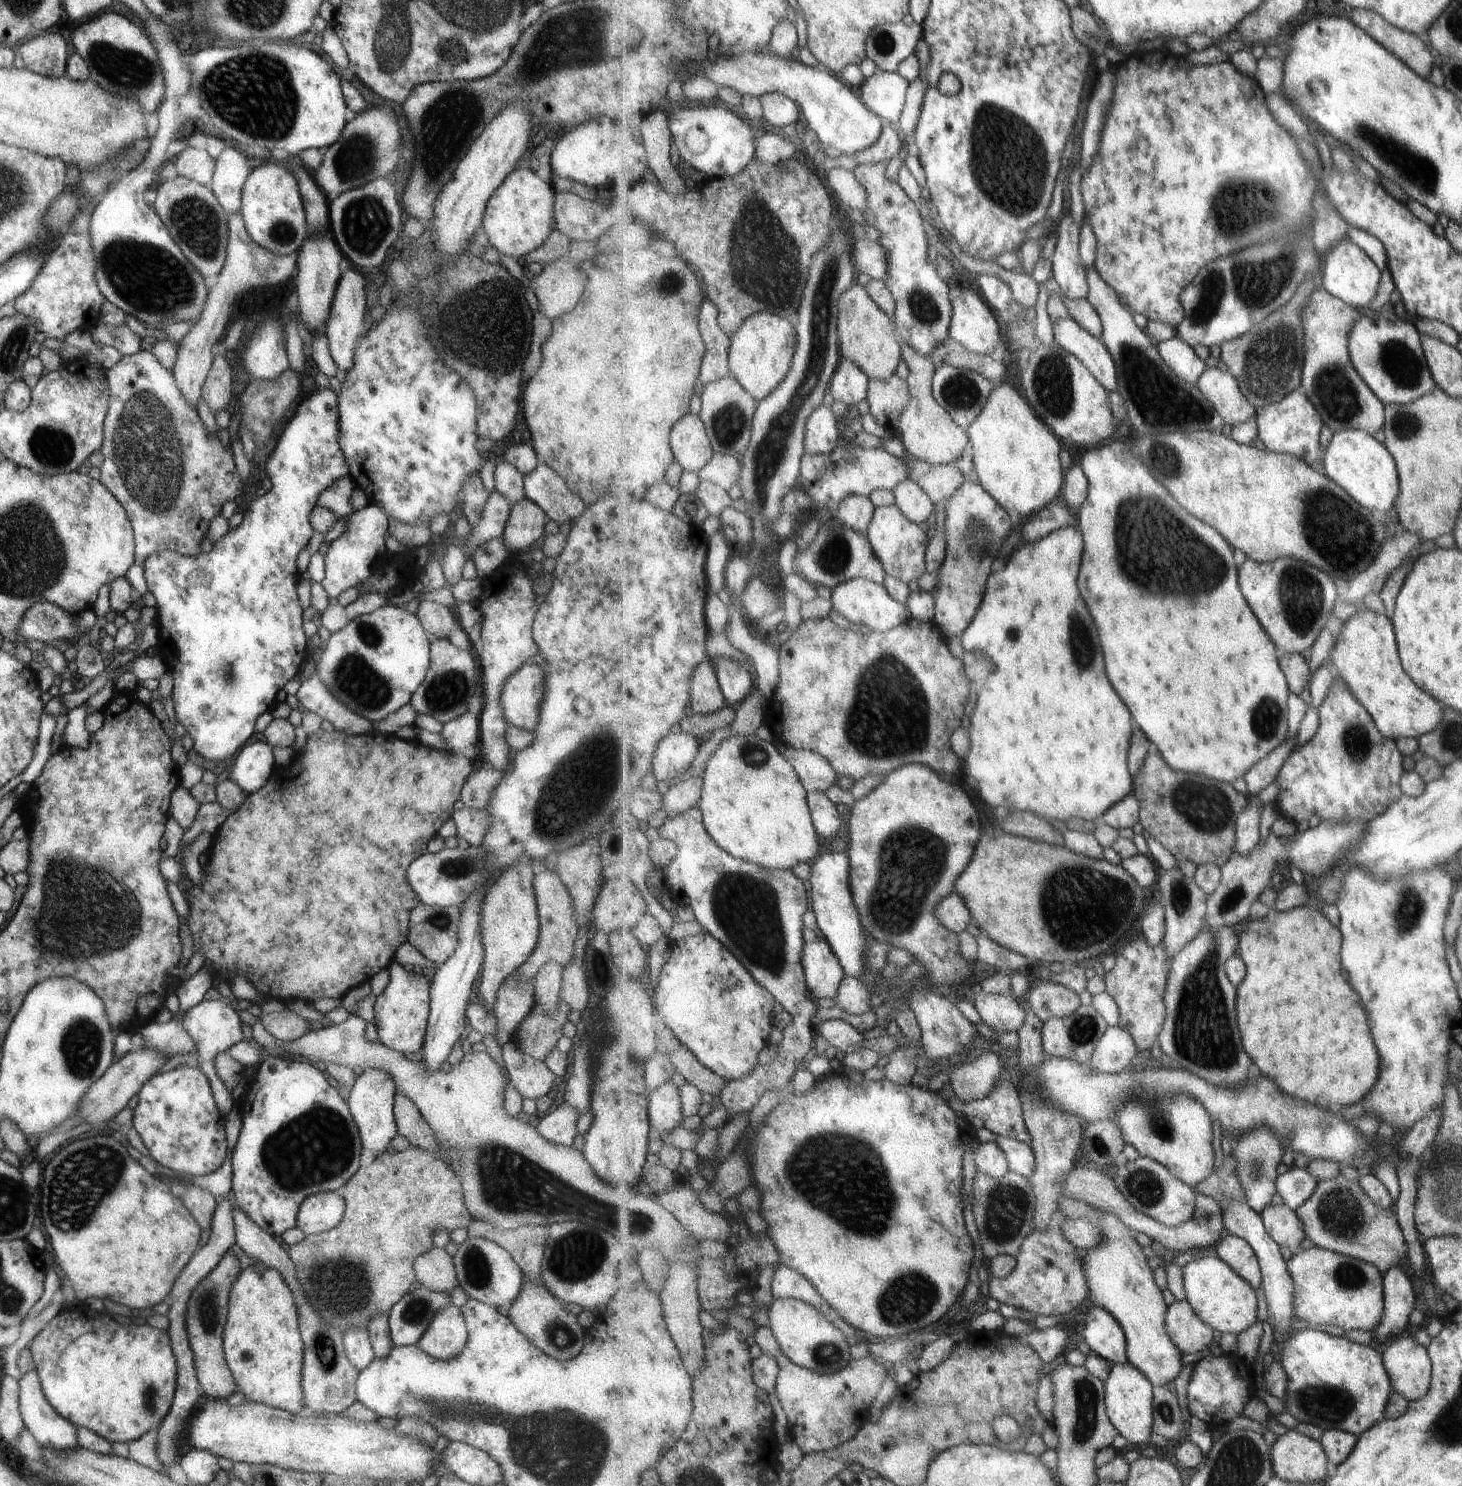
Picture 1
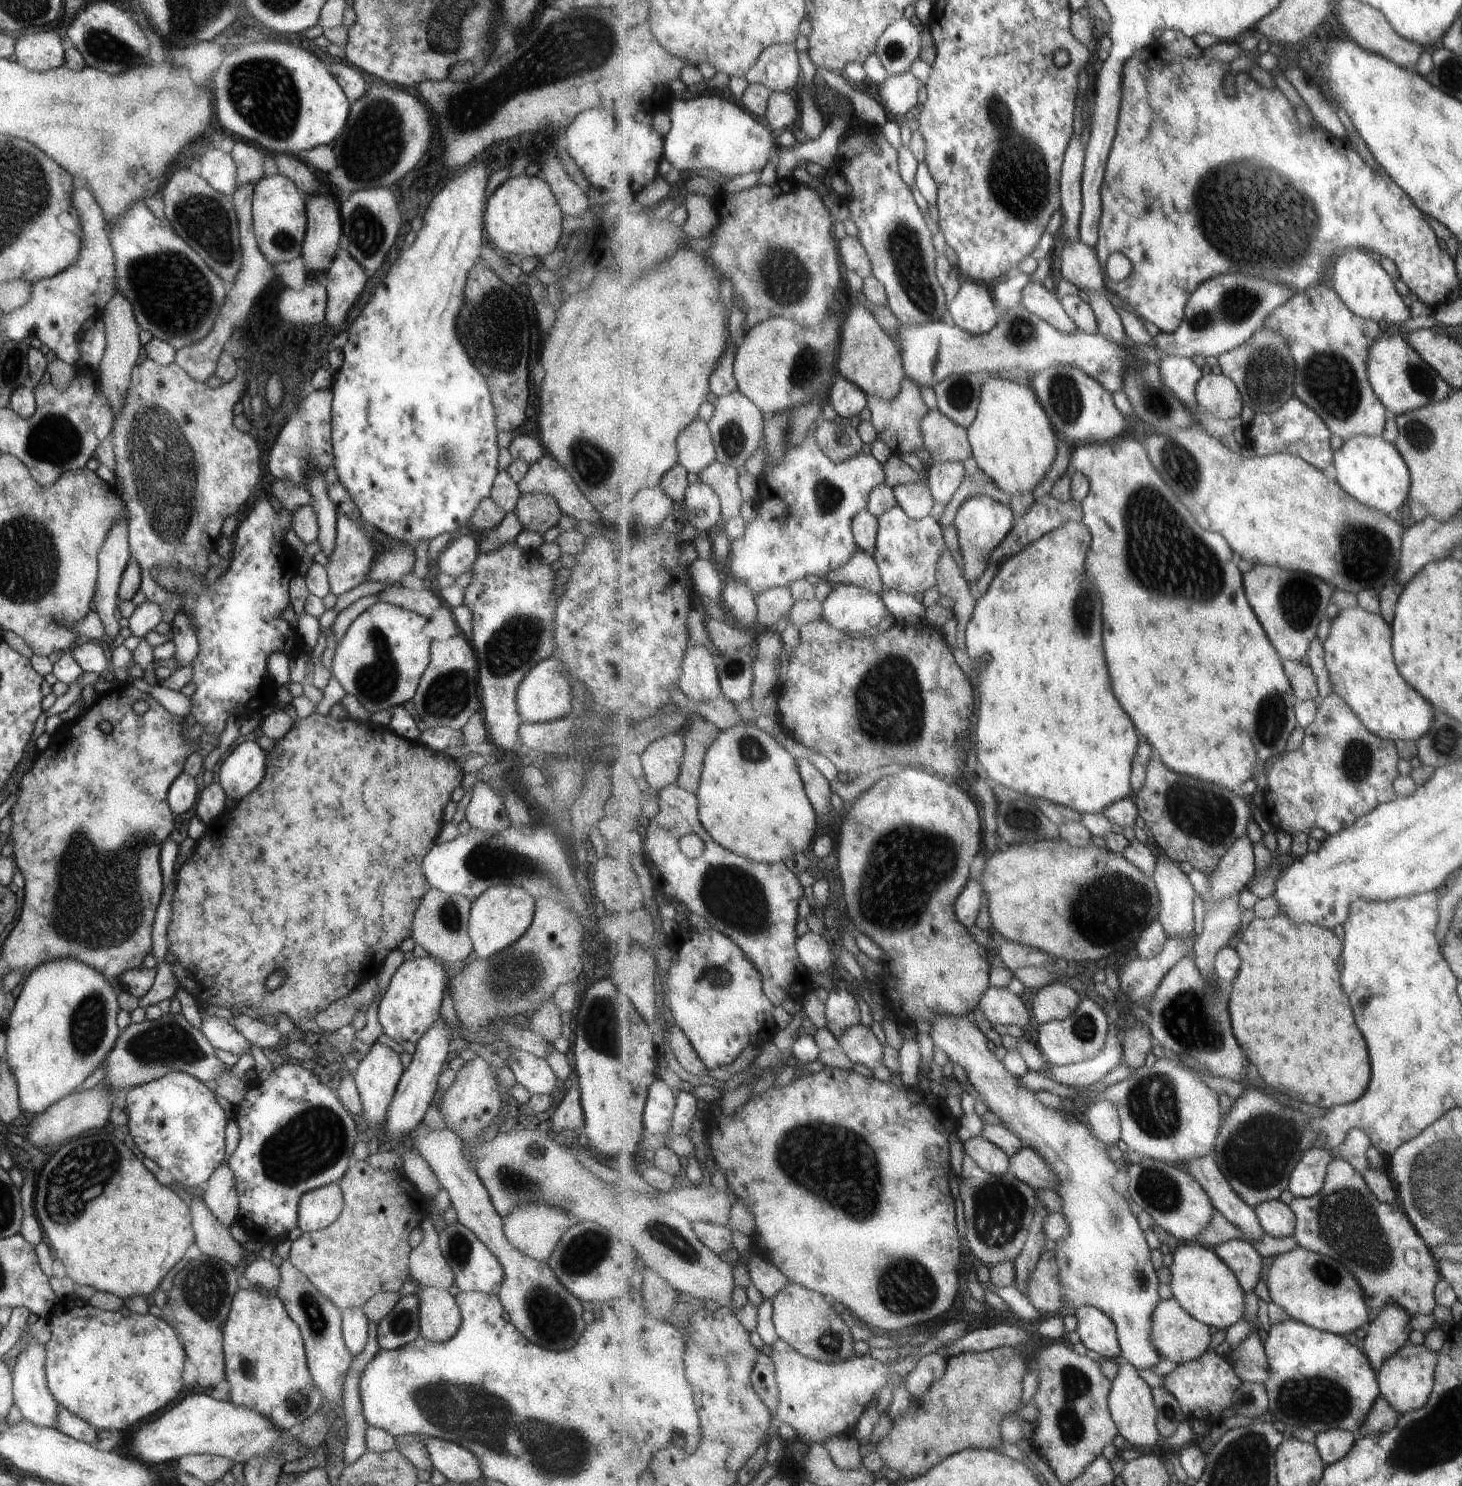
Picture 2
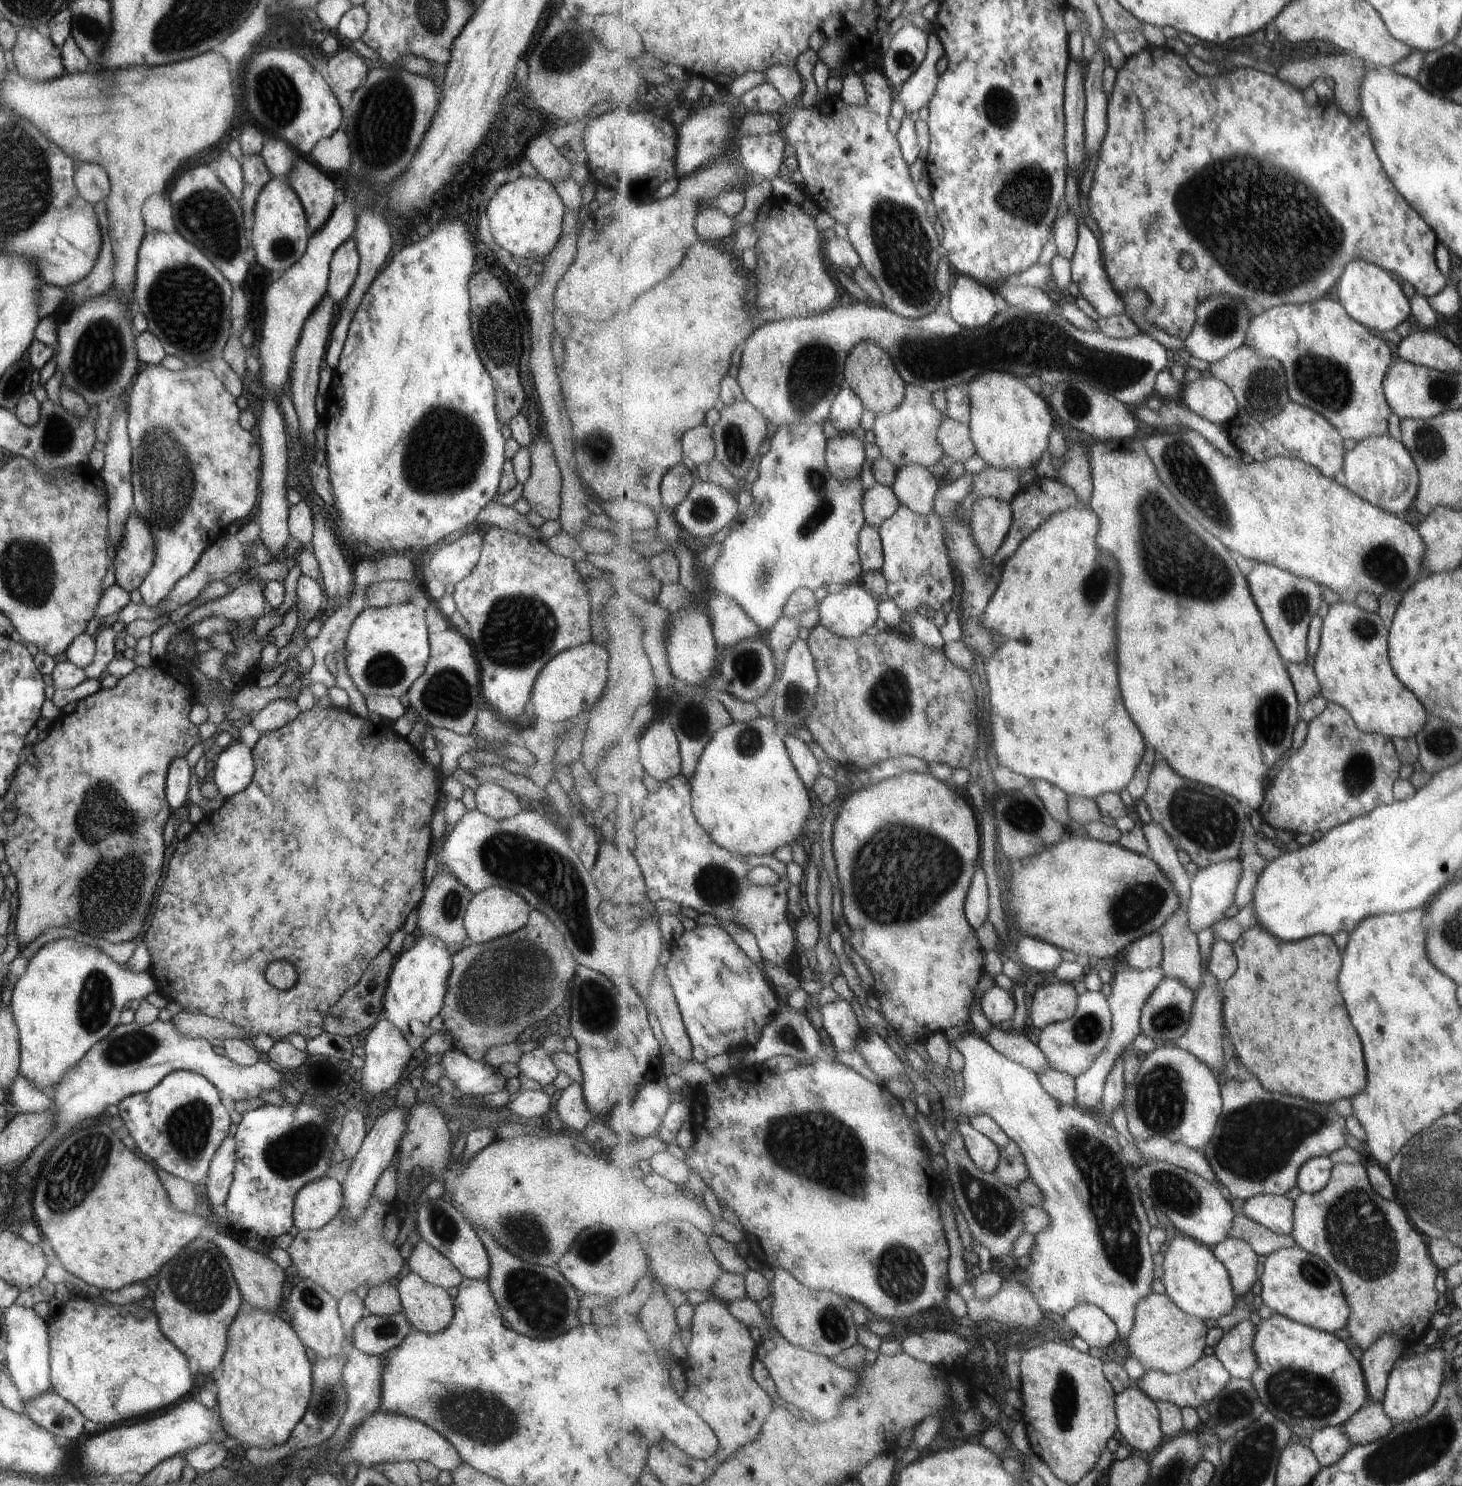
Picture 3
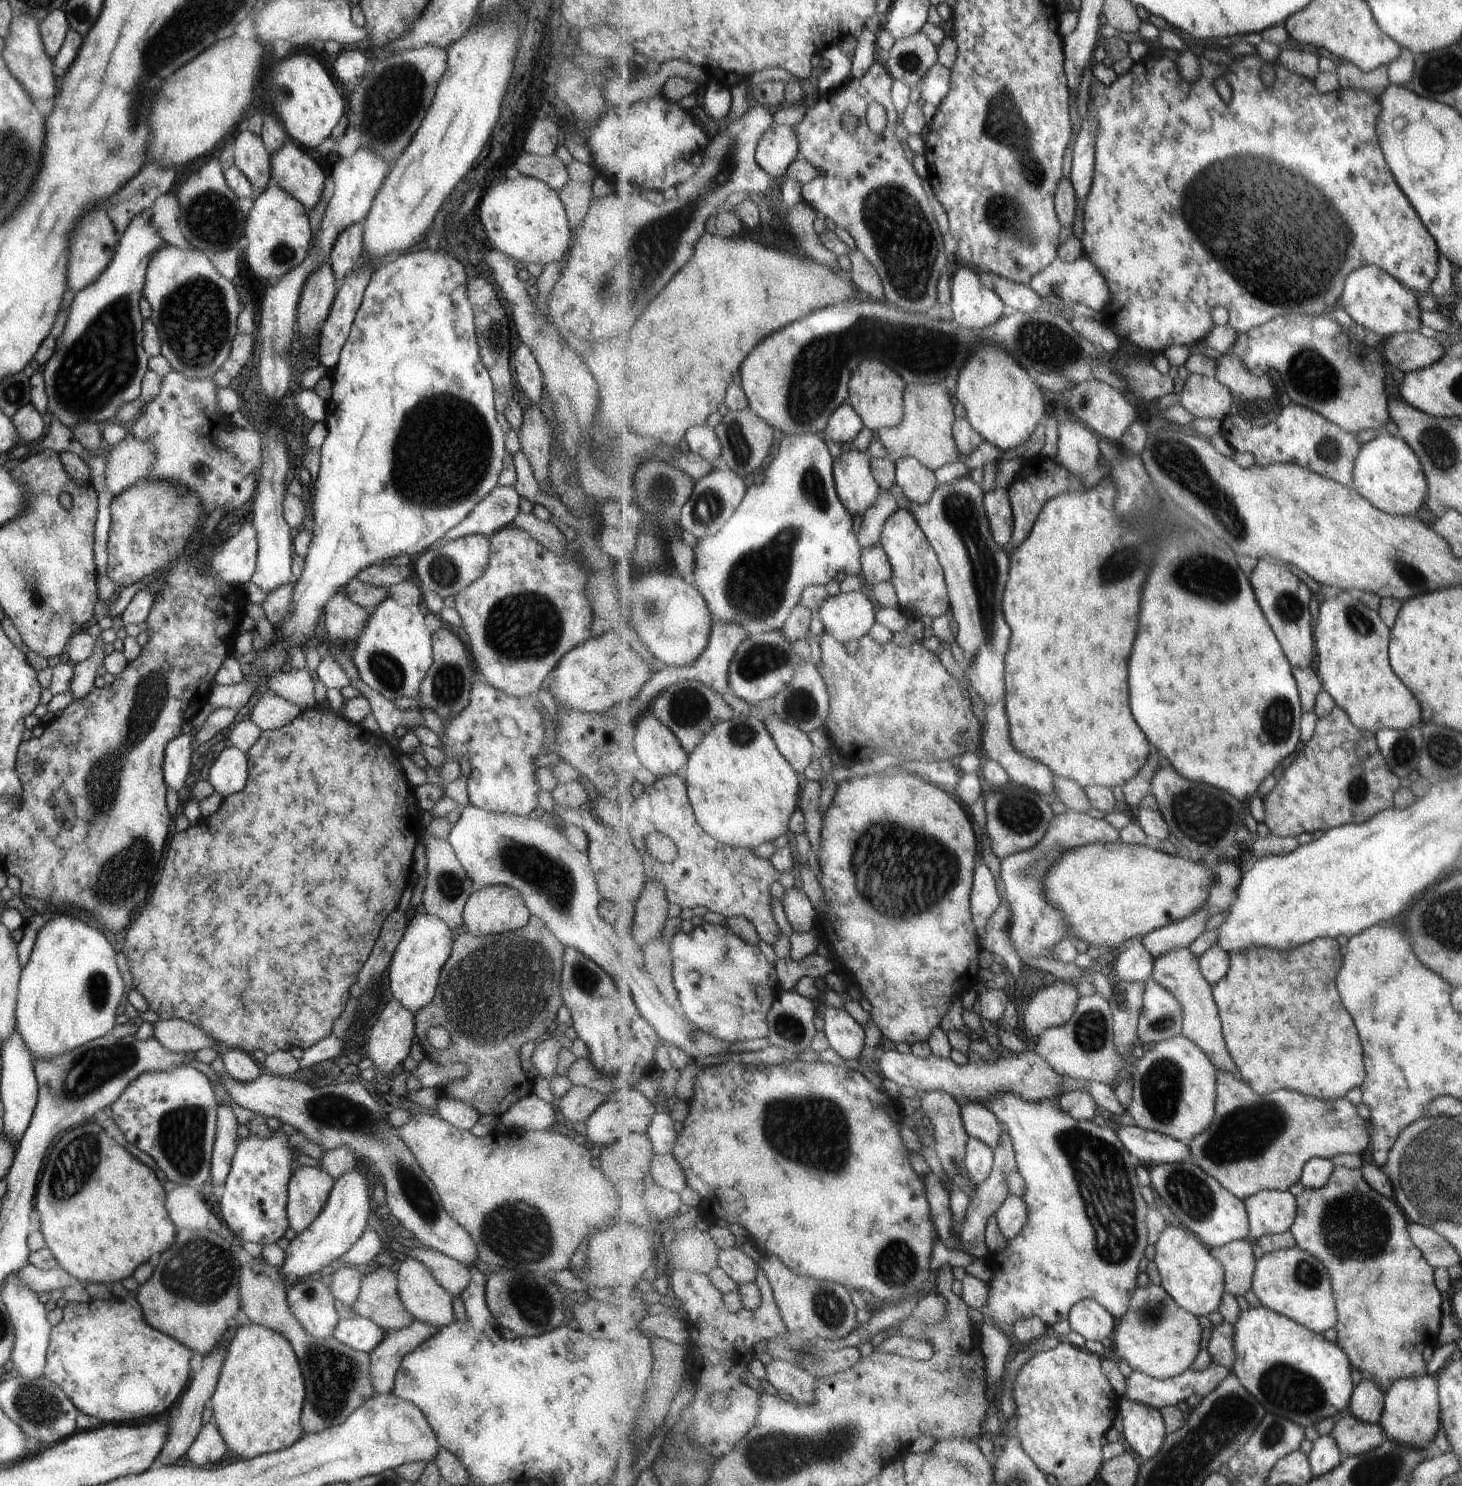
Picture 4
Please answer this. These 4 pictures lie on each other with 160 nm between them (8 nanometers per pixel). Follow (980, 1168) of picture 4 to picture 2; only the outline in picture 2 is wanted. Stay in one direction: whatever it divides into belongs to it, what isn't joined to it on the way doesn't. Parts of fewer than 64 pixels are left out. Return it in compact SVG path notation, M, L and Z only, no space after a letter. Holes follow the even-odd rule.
M981 1136L965 1141L964 1151L989 1174L1001 1176L1010 1172L1011 1160L1009 1156Z

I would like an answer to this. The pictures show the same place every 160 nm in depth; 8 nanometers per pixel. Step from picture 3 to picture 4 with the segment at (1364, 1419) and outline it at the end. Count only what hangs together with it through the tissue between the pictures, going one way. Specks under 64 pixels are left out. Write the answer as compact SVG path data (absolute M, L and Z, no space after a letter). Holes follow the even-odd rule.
M1350 1412L1336 1418L1336 1426L1330 1436L1335 1438L1345 1457L1367 1454L1379 1448L1387 1438L1381 1424L1367 1424Z

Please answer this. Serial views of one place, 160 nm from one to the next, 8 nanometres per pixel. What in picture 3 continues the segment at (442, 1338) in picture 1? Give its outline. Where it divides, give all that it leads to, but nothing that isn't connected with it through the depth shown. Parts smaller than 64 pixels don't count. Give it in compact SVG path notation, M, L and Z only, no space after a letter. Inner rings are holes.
M413 1272L395 1285L402 1312L414 1331L434 1334L450 1324L454 1308L445 1289L425 1282Z

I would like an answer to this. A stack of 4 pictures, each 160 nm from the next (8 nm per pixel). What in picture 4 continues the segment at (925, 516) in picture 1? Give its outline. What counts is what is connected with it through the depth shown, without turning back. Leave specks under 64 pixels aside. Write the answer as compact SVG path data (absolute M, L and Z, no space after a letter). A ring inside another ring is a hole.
M915 457L896 460L896 484L909 501L919 504L927 504L939 486L935 472Z

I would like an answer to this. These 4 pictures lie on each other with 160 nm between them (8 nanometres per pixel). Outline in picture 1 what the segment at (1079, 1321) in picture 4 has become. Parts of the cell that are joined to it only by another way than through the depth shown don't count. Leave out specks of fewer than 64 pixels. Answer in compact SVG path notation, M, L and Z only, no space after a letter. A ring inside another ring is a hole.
M1096 1305L1090 1311L1083 1312L1086 1321L1081 1333L1085 1347L1111 1364L1128 1363L1128 1341L1116 1318Z

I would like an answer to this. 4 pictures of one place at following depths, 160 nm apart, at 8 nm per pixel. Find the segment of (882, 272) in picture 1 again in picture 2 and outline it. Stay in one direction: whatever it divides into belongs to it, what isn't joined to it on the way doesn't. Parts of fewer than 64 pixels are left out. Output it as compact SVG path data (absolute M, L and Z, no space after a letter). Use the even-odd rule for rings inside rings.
M846 236L838 242L840 260L845 270L857 274L862 280L875 277L873 264L869 257L869 252L861 244L858 237Z

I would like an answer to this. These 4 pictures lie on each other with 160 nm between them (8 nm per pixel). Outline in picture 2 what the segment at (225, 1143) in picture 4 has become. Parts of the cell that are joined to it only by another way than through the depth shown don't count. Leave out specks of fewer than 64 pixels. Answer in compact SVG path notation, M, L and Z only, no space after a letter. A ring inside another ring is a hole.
M219 1164L213 1174L207 1178L207 1188L205 1188L202 1202L213 1218L229 1230L231 1224L236 1223L237 1200L233 1184L233 1174L227 1164Z

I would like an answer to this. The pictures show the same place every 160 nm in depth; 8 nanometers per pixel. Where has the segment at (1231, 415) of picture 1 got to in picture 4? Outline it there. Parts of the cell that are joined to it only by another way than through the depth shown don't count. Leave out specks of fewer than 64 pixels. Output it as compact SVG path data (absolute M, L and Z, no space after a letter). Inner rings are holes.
M1190 373L1181 392L1181 403L1194 417L1224 418L1234 413L1235 398L1221 381Z

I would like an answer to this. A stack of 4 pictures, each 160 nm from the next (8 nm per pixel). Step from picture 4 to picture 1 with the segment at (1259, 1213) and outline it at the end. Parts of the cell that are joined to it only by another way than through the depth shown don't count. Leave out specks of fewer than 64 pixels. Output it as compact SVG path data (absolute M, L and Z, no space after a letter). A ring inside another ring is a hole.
M1288 1205L1269 1206L1263 1213L1267 1233L1279 1246L1287 1247L1293 1254L1300 1252L1305 1241L1304 1222Z

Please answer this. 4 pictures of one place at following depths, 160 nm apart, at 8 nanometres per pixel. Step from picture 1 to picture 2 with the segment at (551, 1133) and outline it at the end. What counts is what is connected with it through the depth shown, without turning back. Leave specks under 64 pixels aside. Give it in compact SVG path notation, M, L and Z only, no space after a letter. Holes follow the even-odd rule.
M574 1080L573 1086L565 1092L563 1100L557 1104L554 1112L549 1116L552 1131L575 1130L583 1127L584 1116L581 1109L578 1083Z

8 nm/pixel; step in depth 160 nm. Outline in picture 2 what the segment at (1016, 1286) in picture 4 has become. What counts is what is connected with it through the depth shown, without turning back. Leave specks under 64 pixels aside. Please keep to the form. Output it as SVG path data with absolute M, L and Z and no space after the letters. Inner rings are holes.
M937 1016L931 1024L931 1040L934 1049L943 1052L953 1064L959 1064L969 1074L971 1085L979 1094L988 1110L1003 1120L1008 1130L1015 1132L1026 1146L1037 1150L1045 1162L1049 1162L1051 1170L1057 1172L1059 1186L1057 1191L1063 1198L1062 1214L1069 1222L1071 1234L1063 1240L1057 1241L1053 1249L1057 1266L1059 1266L1059 1278L1065 1294L1065 1304L1074 1312L1084 1305L1092 1305L1105 1312L1116 1323L1122 1357L1137 1370L1153 1370L1154 1366L1164 1357L1153 1346L1153 1312L1161 1302L1159 1296L1160 1278L1152 1262L1152 1251L1145 1238L1146 1232L1141 1230L1139 1220L1125 1196L1117 1194L1113 1188L1115 1174L1121 1172L1115 1162L1109 1158L1109 1152L1105 1144L1089 1130L1088 1124L1081 1124L1077 1118L1071 1118L1063 1112L1047 1107L1037 1096L1023 1088L1020 1078L1015 1078L1011 1072L1007 1072L1005 1064L997 1058L995 1049L989 1043L988 1037L977 1026L972 1016Z

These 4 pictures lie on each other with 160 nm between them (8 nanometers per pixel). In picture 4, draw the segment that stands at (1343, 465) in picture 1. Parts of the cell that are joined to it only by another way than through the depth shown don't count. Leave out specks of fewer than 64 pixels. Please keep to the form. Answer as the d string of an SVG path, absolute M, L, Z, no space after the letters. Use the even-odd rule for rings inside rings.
M1380 432L1372 441L1362 446L1356 460L1354 472L1355 490L1359 491L1367 500L1377 504L1383 512L1393 515L1411 516L1421 506L1426 487L1424 472L1416 453L1409 445L1390 433Z

